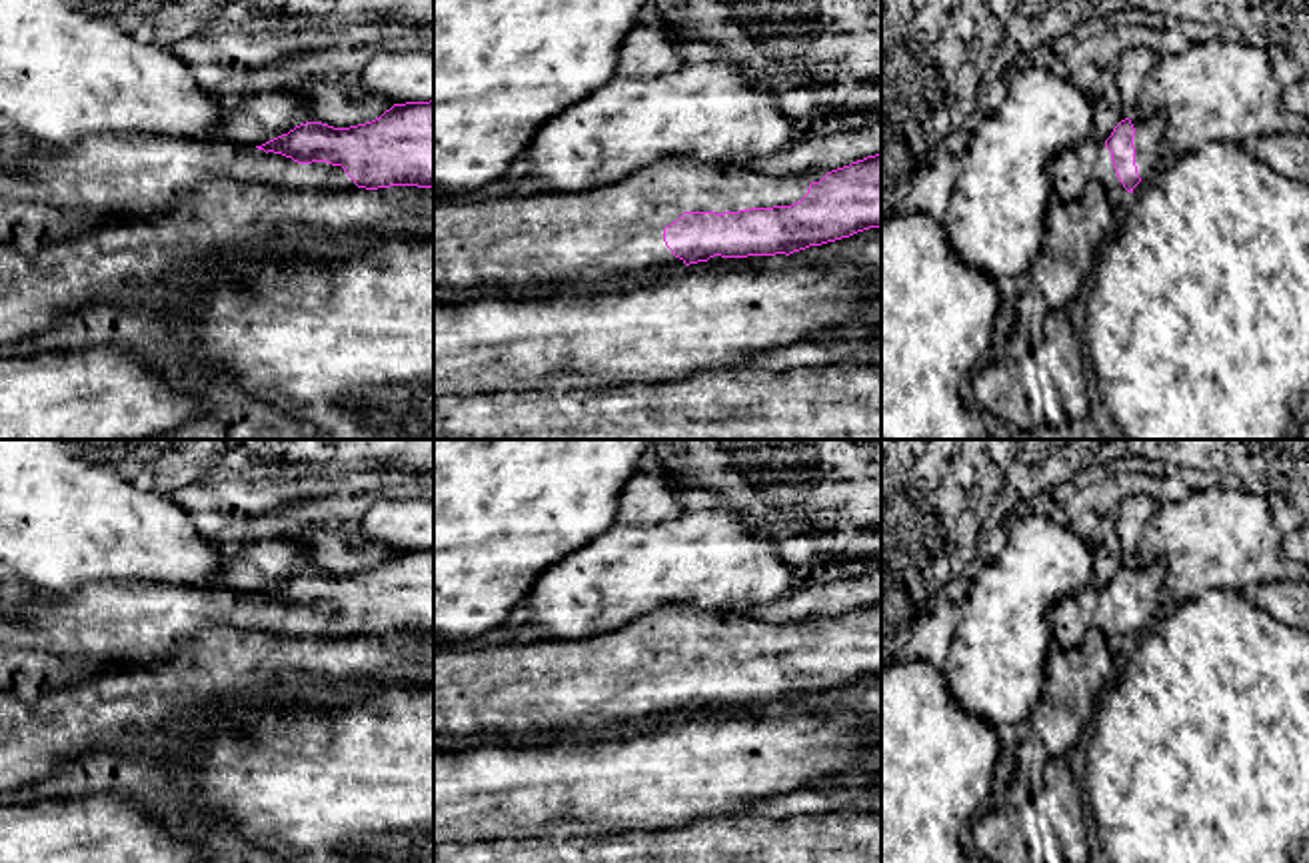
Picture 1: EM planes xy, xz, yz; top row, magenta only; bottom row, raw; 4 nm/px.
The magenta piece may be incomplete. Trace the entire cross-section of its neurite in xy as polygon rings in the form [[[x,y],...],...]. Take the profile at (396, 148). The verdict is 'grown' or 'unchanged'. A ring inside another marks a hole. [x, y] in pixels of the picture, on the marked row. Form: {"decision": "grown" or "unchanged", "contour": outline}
{"decision": "unchanged", "contour": [[[434,100],[394,104],[380,118],[334,128],[306,122],[258,150],[298,164],[342,166],[358,188],[434,188]]]}

